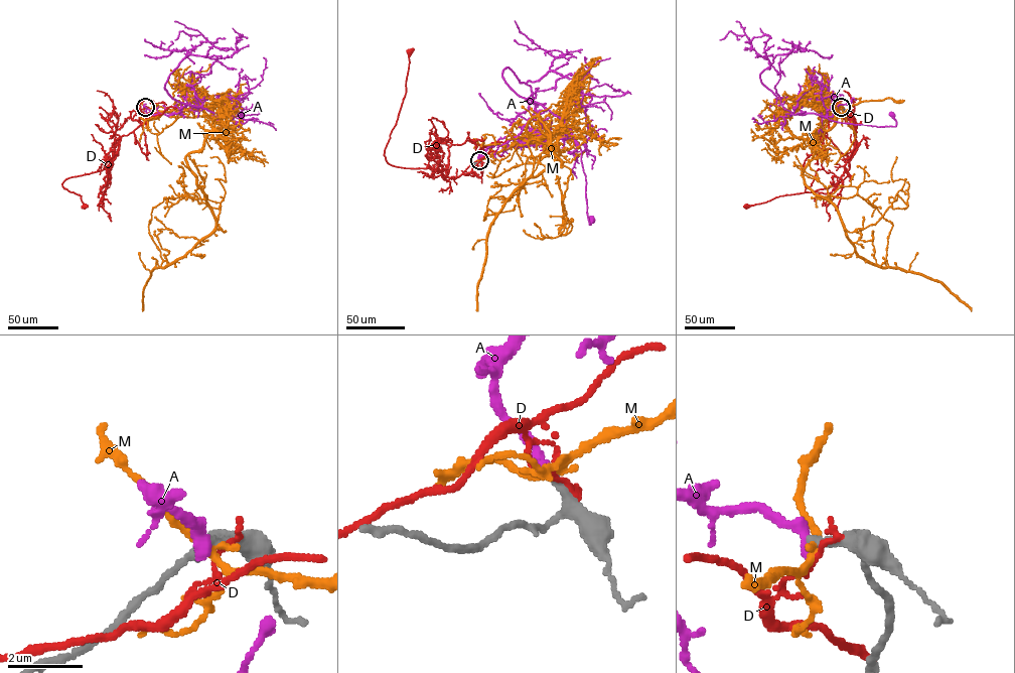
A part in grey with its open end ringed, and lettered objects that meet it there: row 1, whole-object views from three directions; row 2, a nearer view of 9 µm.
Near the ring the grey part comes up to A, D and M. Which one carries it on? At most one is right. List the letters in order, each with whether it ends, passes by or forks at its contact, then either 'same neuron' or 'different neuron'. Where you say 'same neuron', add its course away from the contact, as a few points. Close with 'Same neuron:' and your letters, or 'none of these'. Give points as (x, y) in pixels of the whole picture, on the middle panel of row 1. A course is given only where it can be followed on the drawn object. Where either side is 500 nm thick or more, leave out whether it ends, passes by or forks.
A: it ends | same neuron | via (479, 160), (489, 146), (506, 142), (531, 118), (549, 109), (569, 129), (580, 147), (590, 224), (593, 220)
D: it ends | different neuron
M: it forks | different neuron
Same neuron: A

